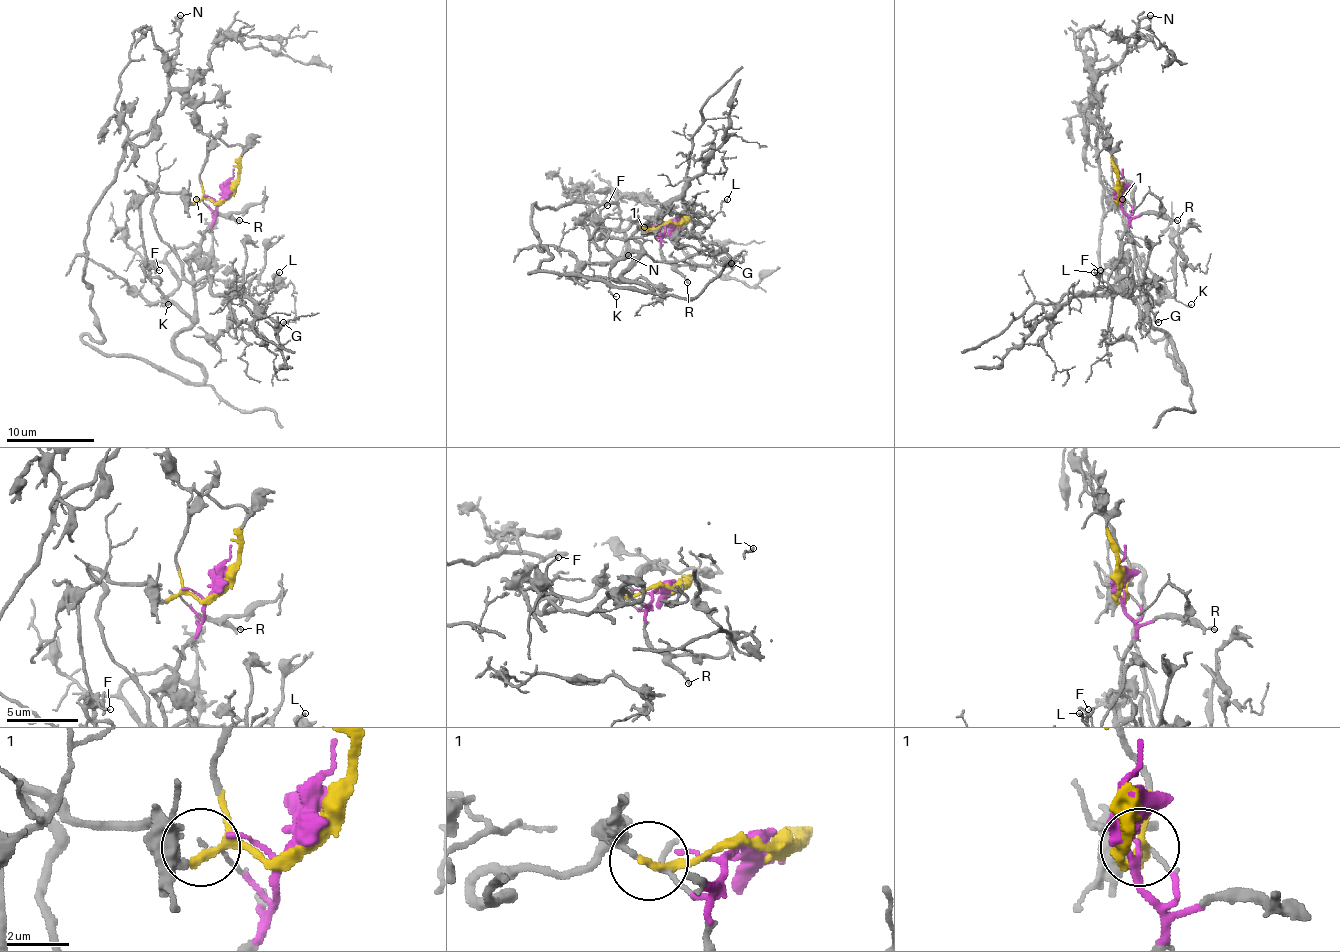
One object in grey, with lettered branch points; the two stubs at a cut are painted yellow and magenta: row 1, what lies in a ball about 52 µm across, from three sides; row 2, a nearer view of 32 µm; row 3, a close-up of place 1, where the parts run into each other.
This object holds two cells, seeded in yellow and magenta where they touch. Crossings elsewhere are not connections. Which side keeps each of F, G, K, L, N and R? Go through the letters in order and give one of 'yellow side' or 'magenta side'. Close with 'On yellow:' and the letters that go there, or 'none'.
F: magenta side
G: magenta side
K: magenta side
L: yellow side
N: magenta side
R: magenta side
On yellow: L

